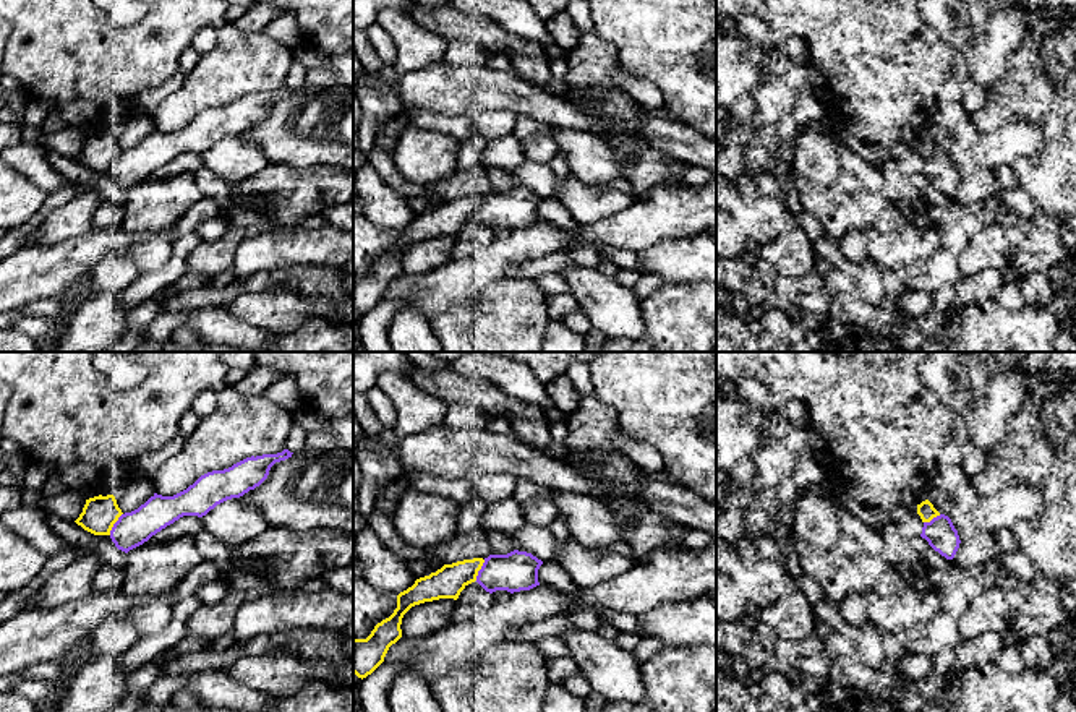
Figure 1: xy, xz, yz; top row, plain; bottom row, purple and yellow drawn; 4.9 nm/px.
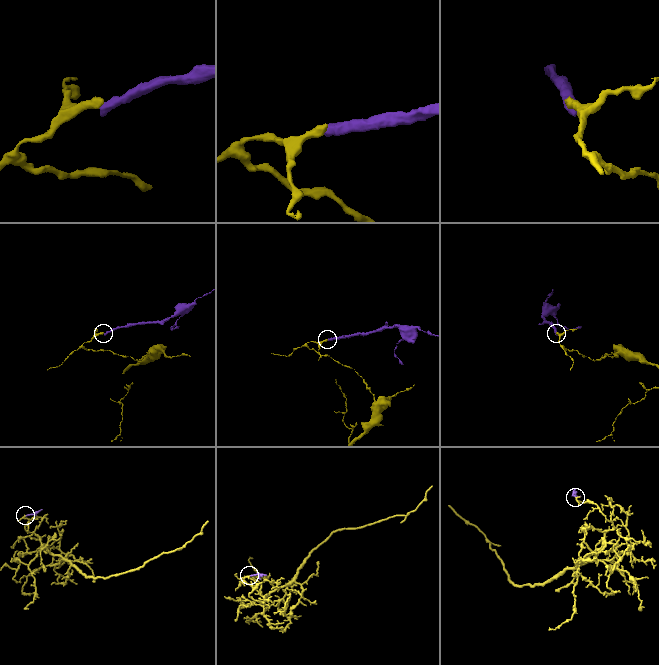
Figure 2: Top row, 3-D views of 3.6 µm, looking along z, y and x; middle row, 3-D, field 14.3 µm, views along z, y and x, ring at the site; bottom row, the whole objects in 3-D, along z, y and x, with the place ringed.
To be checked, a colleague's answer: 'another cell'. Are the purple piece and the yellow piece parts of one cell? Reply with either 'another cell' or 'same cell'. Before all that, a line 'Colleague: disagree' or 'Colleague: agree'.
Colleague: agree
another cell

